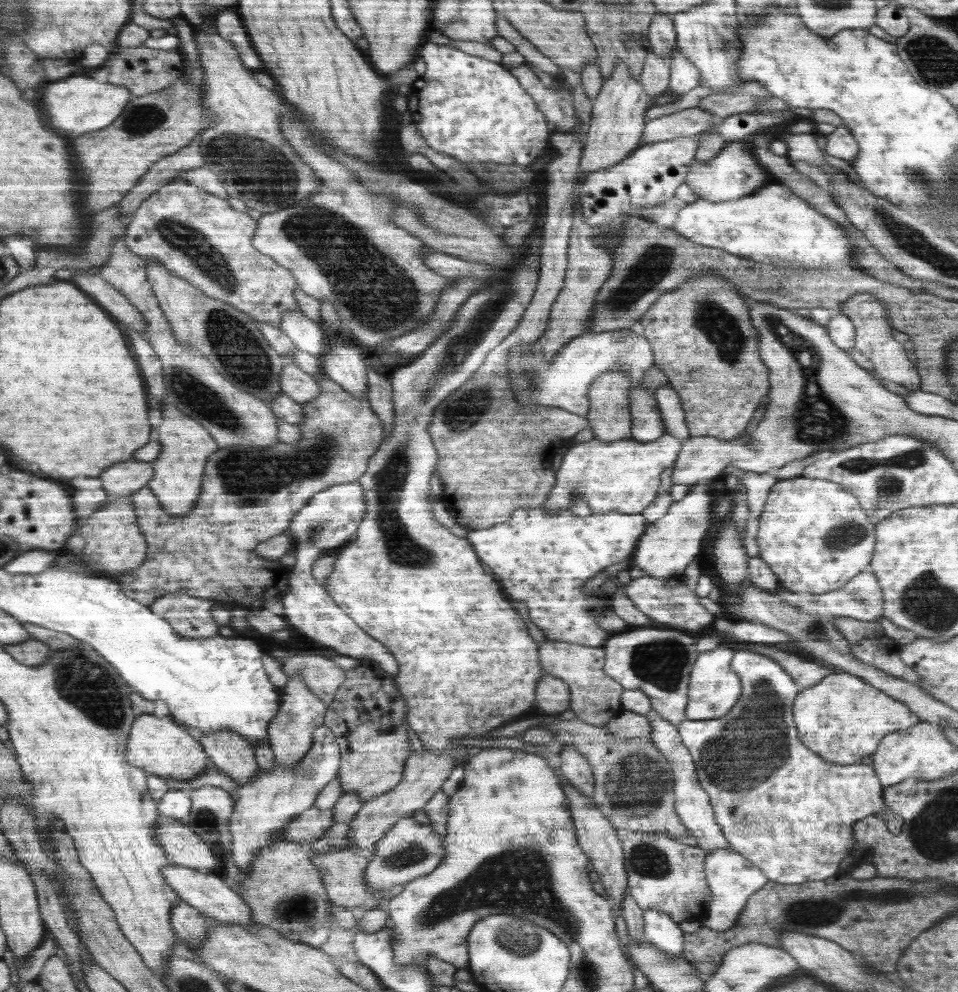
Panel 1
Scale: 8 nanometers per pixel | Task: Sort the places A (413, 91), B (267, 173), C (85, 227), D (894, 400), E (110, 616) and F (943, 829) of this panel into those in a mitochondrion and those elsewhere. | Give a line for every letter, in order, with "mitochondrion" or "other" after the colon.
A: other
B: mitochondrion
C: other
D: other
E: other
F: mitochondrion

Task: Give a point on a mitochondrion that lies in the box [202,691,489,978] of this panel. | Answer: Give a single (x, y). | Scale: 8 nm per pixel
(413, 853)

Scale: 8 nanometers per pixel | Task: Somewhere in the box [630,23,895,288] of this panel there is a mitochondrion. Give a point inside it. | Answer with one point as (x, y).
(726, 45)

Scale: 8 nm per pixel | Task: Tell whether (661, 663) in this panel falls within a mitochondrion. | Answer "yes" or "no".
yes

